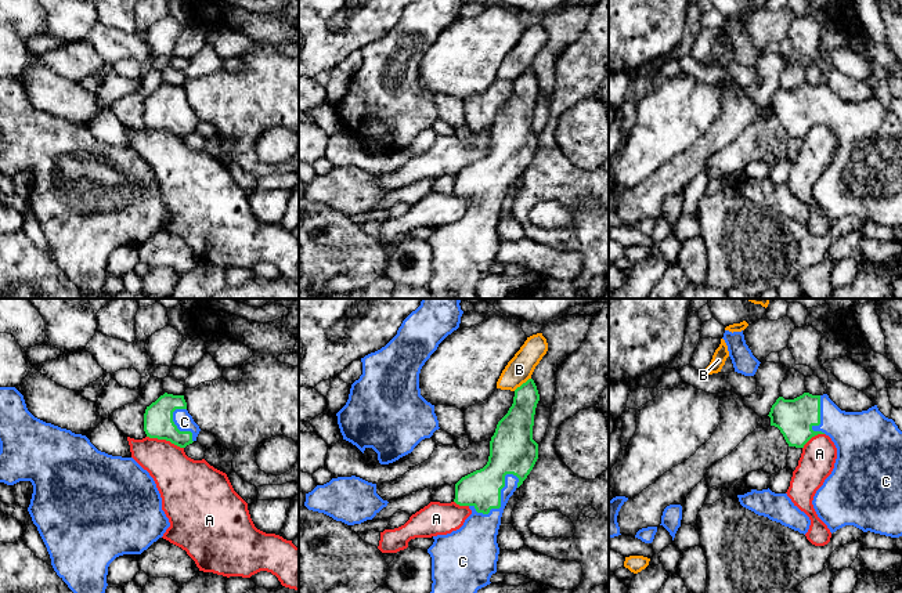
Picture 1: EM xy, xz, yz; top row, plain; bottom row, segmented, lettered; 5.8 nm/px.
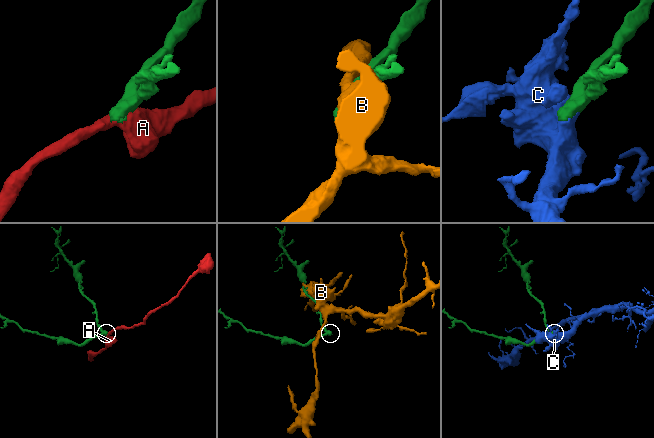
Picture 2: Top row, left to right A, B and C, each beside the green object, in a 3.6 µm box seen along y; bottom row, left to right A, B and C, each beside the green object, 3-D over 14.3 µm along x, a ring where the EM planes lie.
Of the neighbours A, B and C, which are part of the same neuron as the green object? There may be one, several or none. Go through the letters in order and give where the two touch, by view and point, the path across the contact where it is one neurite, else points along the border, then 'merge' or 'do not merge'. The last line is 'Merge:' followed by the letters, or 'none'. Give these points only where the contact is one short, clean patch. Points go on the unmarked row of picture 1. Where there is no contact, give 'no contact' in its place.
A: meets green in xy at (165, 129); border along xy (147, 126), (169, 130), (183, 138); do not merge
B: meets green in xz at (523, 73); do not merge
C: meets green in xz at (500, 190); runs through xz (482, 179), (491, 181), (500, 190), (477, 226); merge
Merge: C

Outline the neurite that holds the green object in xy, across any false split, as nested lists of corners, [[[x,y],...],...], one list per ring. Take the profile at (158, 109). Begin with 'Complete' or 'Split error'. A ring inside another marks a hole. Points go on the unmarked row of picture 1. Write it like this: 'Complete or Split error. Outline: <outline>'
Split error. Outline: [[[165,83],[147,97],[144,122],[149,129],[166,130],[185,138],[196,131],[201,119],[188,104],[184,86]]]

